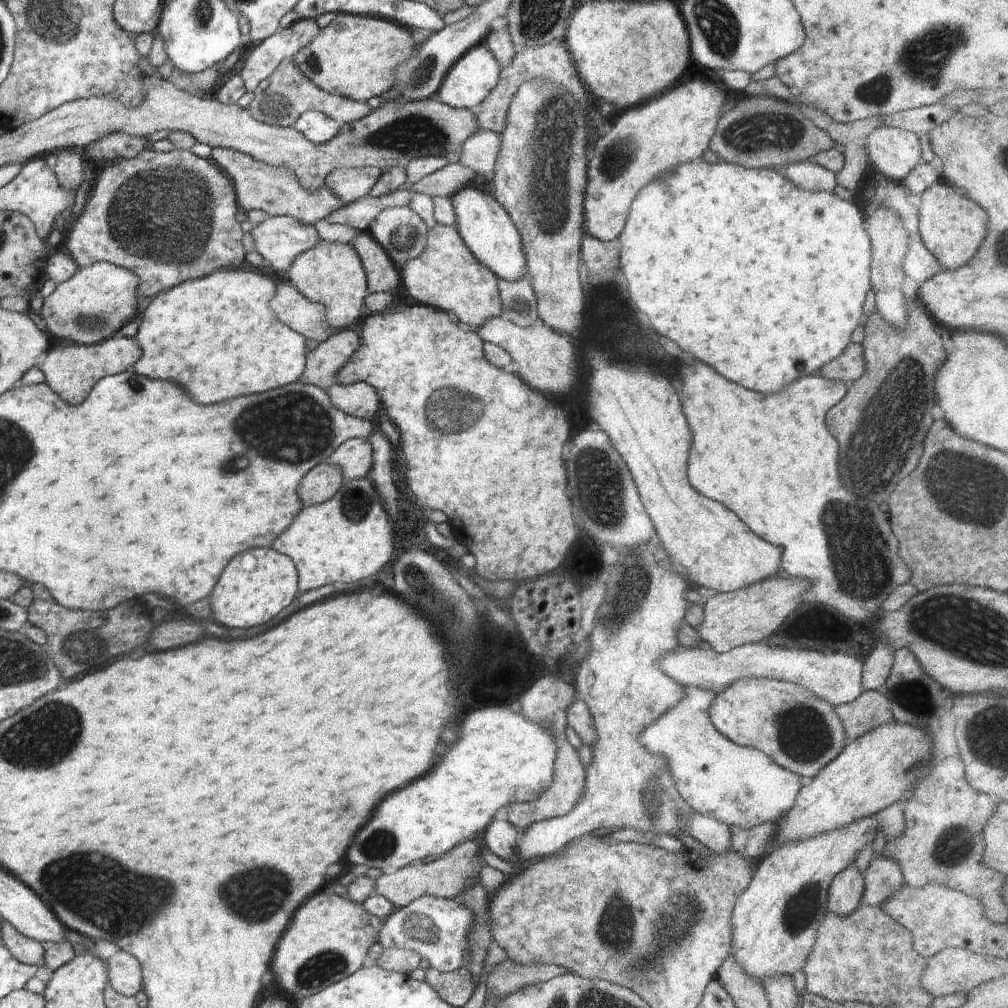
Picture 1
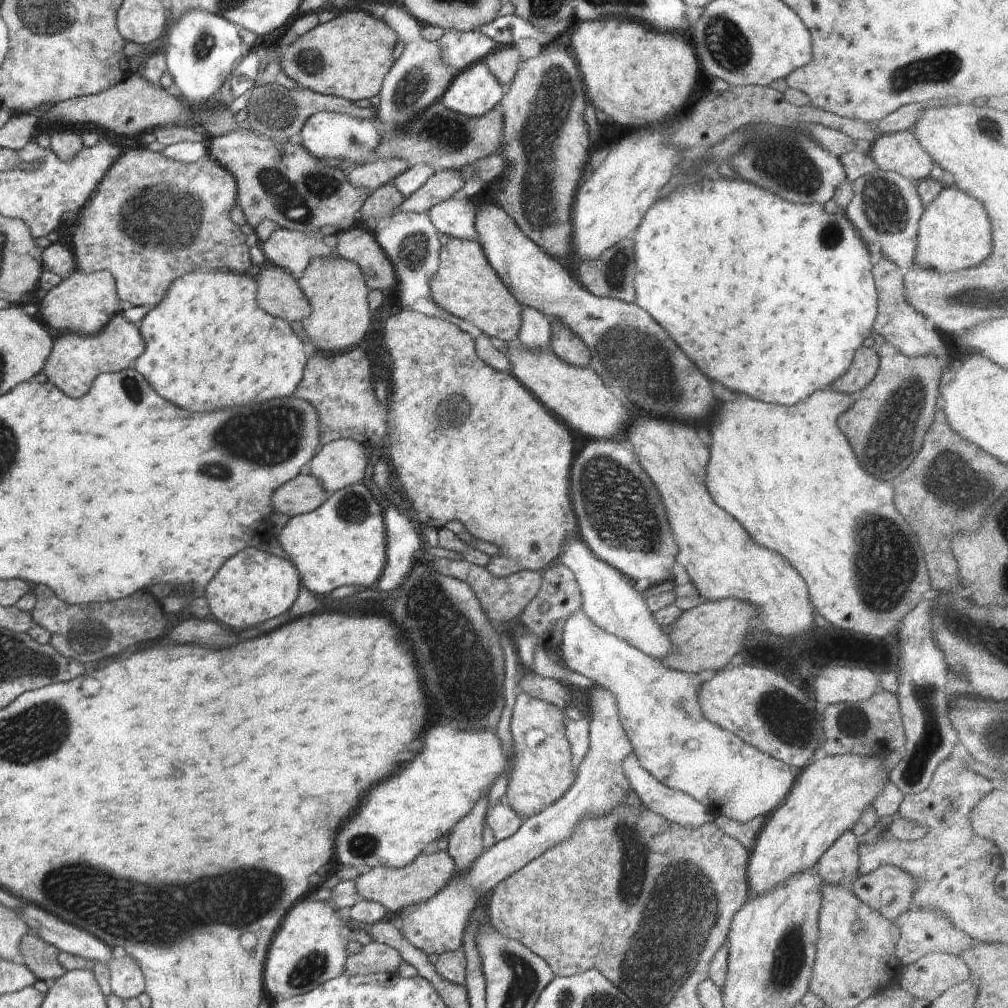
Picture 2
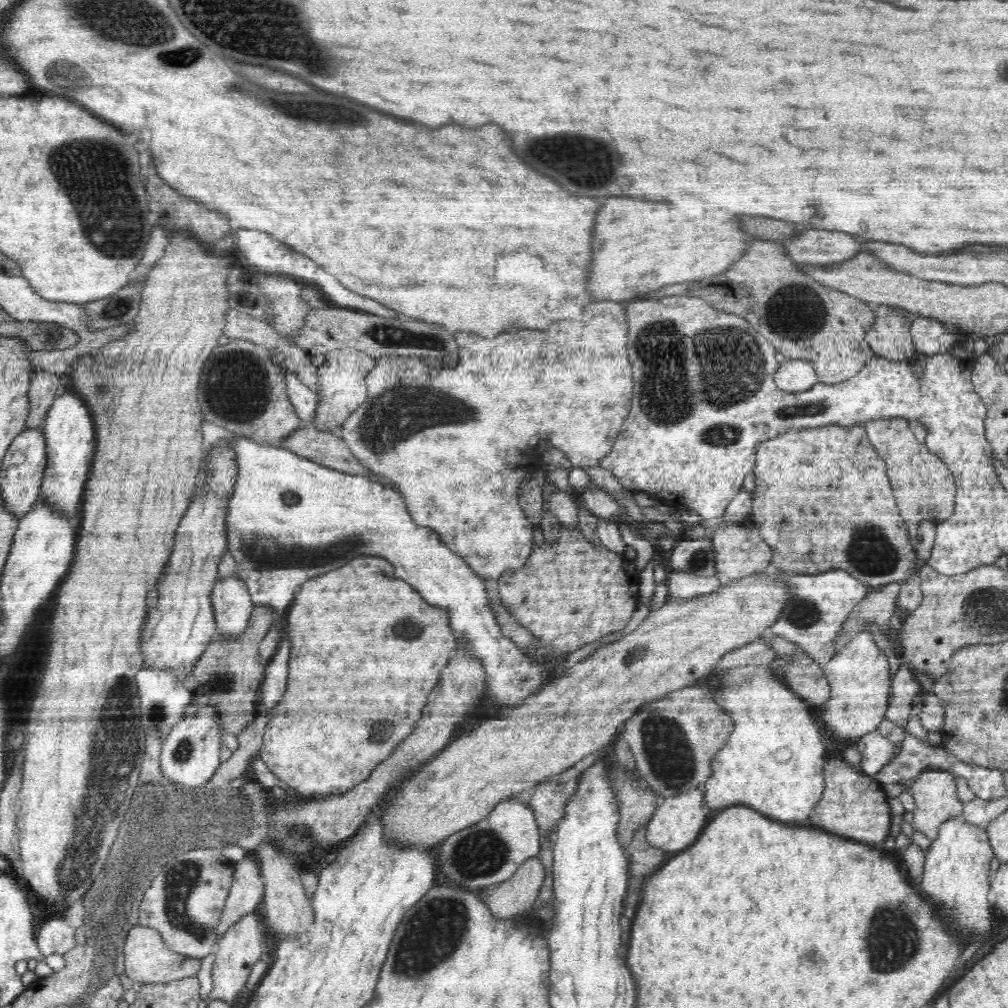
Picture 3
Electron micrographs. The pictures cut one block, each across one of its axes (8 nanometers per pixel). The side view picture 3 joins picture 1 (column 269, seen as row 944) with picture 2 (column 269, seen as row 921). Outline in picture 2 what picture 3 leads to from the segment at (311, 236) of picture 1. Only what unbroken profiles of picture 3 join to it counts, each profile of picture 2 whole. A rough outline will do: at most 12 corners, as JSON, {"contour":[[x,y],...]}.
{"contour":[[279,227],[260,242],[266,260],[297,281],[334,250],[318,232]]}

